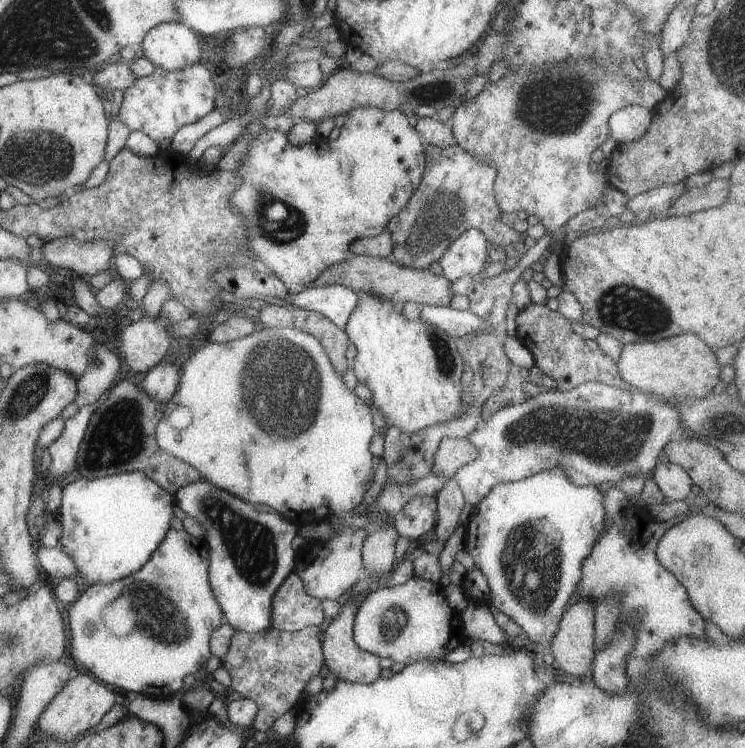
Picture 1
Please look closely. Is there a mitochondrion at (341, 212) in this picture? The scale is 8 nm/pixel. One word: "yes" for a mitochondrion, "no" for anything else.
no

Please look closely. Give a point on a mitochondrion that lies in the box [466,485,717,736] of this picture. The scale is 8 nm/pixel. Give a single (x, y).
(530, 559)

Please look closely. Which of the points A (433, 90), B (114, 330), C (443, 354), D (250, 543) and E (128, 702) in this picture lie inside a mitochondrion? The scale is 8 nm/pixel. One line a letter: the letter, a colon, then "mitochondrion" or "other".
A: mitochondrion
B: other
C: mitochondrion
D: mitochondrion
E: other

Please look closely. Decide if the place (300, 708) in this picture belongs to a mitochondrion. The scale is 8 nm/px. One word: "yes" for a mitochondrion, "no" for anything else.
no

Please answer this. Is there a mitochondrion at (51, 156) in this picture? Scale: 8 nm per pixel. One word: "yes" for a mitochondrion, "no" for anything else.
yes

